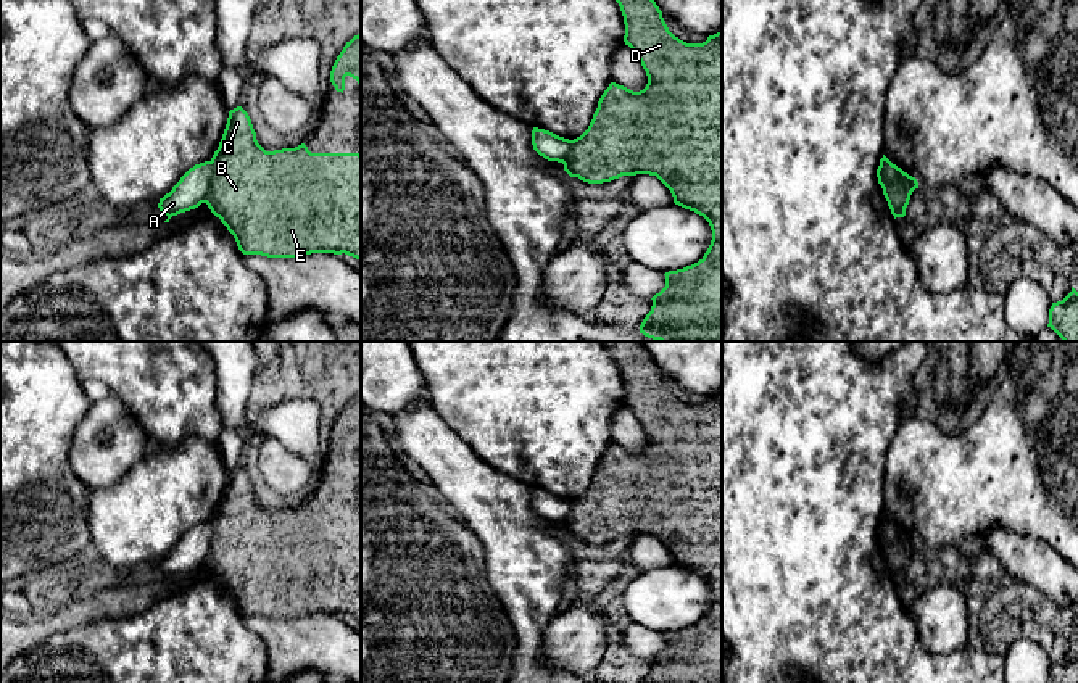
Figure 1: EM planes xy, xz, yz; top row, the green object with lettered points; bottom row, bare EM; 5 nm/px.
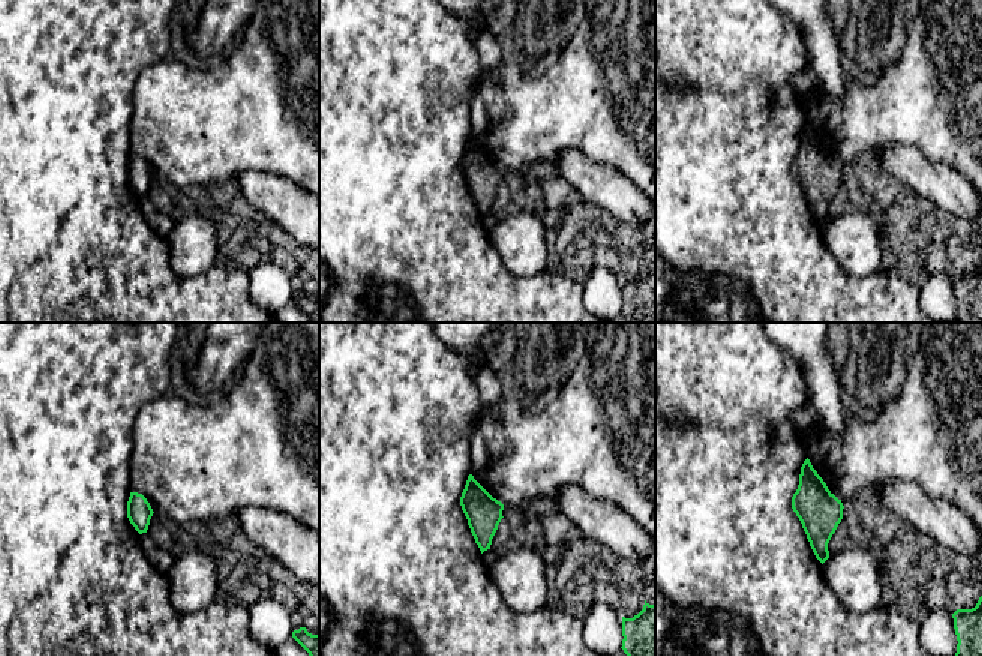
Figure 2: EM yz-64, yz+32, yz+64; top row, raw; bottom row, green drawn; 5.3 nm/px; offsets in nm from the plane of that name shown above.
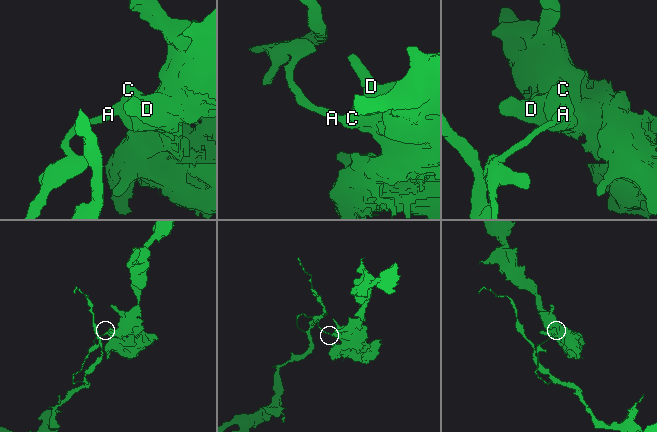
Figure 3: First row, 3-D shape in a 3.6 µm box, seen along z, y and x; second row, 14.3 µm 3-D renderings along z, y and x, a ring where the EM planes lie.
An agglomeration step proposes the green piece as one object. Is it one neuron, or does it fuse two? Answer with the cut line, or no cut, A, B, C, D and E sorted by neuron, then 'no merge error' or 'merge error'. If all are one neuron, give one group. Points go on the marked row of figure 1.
cut xy (210, 161), (210, 189), (202, 202); groups A / B C D E; merge error

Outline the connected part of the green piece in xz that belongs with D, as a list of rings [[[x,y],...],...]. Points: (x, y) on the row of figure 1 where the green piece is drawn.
[[[616,0],[620,6],[624,42],[640,60],[648,76],[643,90],[633,92],[611,82],[598,101],[588,129],[572,140],[562,161],[570,177],[603,184],[622,176],[656,176],[672,193],[674,203],[703,216],[712,230],[704,256],[683,269],[665,272],[665,287],[656,293],[640,333],[659,342],[722,342],[722,31],[703,43],[686,43],[675,37],[654,0]]]

